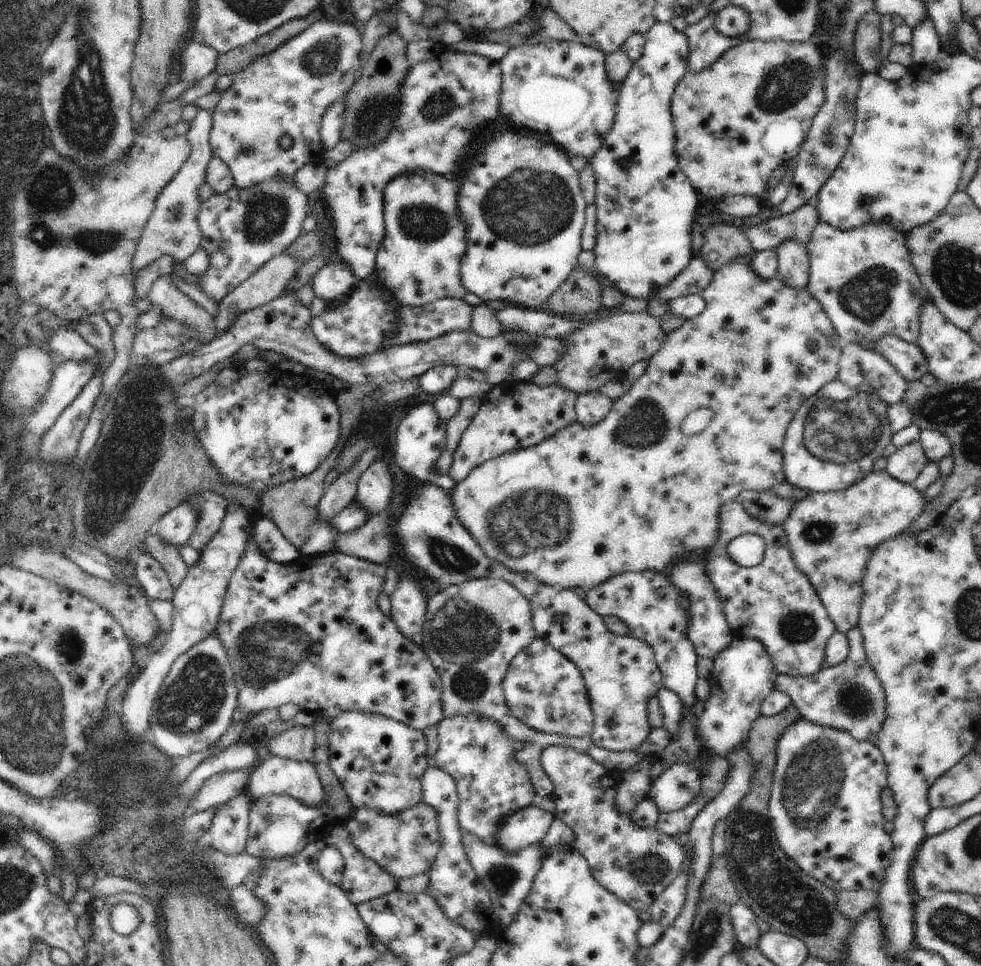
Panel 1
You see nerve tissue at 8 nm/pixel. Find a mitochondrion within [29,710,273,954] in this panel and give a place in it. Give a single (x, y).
(115, 768)

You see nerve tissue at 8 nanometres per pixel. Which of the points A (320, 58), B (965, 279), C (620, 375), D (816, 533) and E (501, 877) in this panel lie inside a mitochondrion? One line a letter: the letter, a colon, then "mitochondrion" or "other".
A: mitochondrion
B: mitochondrion
C: other
D: mitochondrion
E: mitochondrion

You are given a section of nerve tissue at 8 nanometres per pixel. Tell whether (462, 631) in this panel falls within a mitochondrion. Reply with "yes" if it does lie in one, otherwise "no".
yes

